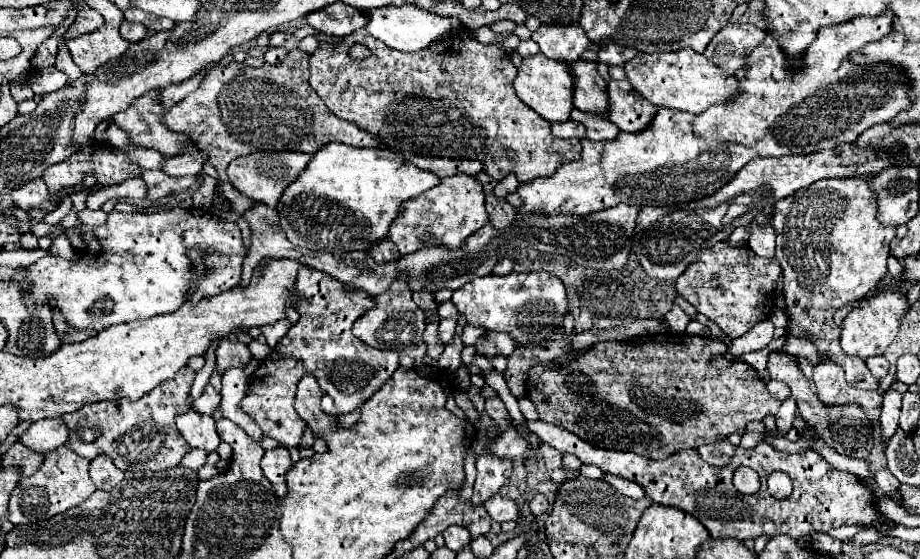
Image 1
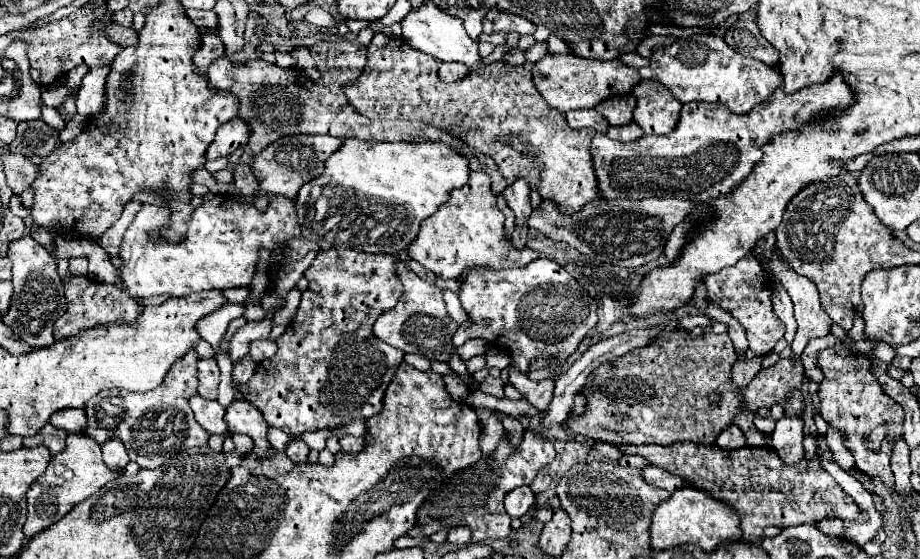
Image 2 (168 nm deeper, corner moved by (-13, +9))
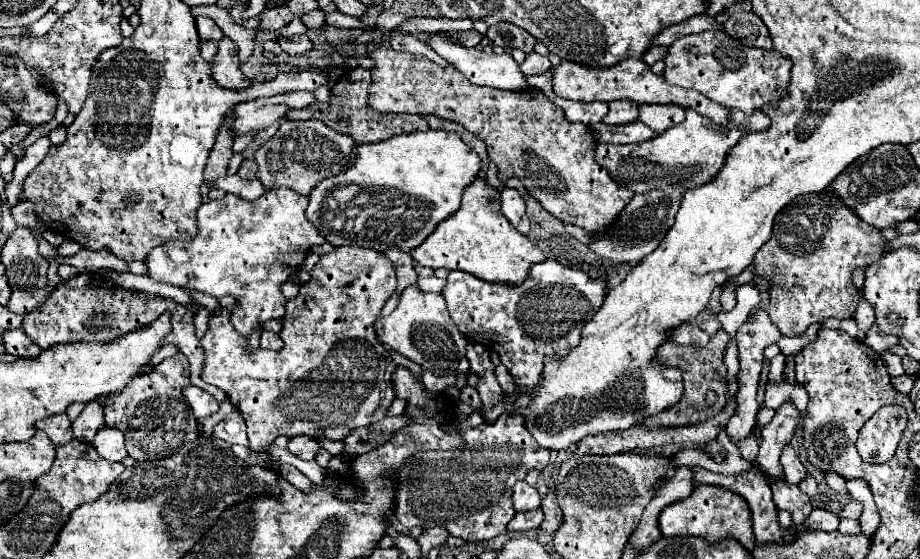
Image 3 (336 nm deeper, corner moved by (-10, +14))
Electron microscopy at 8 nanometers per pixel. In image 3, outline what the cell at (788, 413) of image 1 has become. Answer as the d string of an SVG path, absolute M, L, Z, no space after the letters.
M786 444L784 450L782 450L782 456L780 456L780 464L784 468L784 478L790 482L790 484L798 484L804 476L806 476L806 468L804 464L800 462L796 450L792 448L792 444Z

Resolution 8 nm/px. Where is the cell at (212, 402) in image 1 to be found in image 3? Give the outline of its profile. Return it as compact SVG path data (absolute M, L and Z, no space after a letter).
M78 274L70 280L62 280L56 290L52 292L52 300L40 308L40 312L32 312L32 316L26 316L22 322L24 332L30 336L34 344L38 344L42 350L62 344L62 342L72 342L72 340L88 340L88 342L108 342L116 340L116 336L122 336L124 332L130 332L132 328L140 328L140 324L148 324L148 320L154 320L160 316L160 312L172 312L172 336L168 336L166 342L172 342L180 348L180 352L190 360L190 382L208 394L212 394L218 402L224 400L224 392L216 386L206 384L200 378L202 366L204 366L204 350L200 342L194 336L194 312L186 310L182 304L170 298L162 298L156 294L146 294L146 292L134 292L126 290L122 286L104 282L96 274Z

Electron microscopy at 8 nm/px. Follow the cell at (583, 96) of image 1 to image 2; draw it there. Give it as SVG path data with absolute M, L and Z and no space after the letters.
M613 97L603 103L599 103L595 109L611 123L611 125L625 125L627 121L633 121L633 109L637 101L635 97Z

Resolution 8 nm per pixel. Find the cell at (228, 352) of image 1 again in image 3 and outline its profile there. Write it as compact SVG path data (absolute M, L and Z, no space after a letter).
M262 330L260 334L260 348L268 348L268 350L280 350L282 348L282 340L278 334Z

